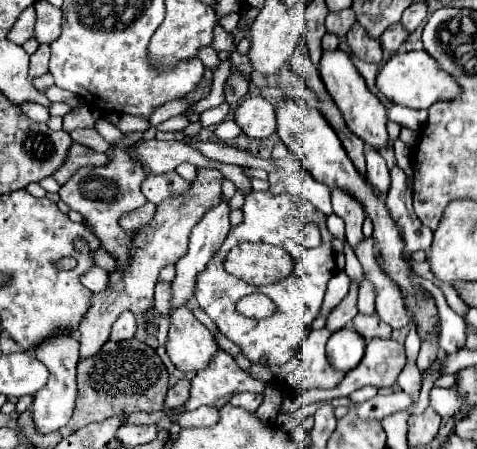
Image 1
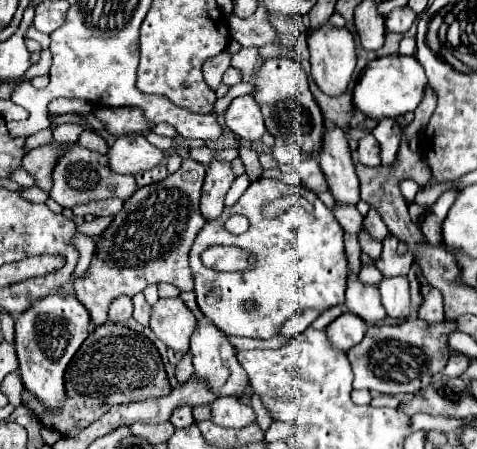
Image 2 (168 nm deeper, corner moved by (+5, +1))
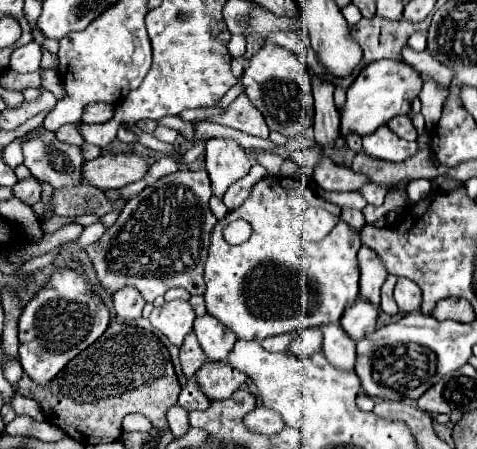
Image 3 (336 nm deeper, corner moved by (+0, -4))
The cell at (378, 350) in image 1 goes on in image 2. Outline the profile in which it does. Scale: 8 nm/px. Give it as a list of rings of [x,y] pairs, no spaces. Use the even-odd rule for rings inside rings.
[[[408,319],[402,325],[378,325],[370,327],[364,335],[364,339],[354,345],[346,355],[350,359],[352,371],[354,371],[354,389],[370,389],[386,395],[396,395],[396,393],[414,393],[424,387],[428,387],[430,377],[438,371],[444,369],[446,359],[440,355],[440,349],[448,343],[448,335],[456,331],[456,323],[440,323],[434,327],[426,327],[420,319]]]

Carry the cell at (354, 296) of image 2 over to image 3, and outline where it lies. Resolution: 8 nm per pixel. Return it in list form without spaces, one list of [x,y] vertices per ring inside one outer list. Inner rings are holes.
[[[365,244],[361,246],[359,250],[359,272],[361,272],[361,280],[359,280],[359,294],[367,300],[371,300],[373,304],[379,304],[381,298],[379,298],[379,292],[381,292],[381,286],[383,282],[387,280],[389,272],[387,268],[383,266],[381,258],[371,250],[367,248]]]

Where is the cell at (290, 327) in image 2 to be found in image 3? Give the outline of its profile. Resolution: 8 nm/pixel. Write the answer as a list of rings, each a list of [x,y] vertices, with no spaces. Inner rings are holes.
[[[283,334],[283,336],[271,336],[271,338],[265,338],[261,342],[261,346],[267,350],[267,352],[285,352],[287,350],[287,344],[291,340],[293,334]]]

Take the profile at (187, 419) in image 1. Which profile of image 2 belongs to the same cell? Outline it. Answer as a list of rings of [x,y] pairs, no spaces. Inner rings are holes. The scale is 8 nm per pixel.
[[[218,397],[210,403],[210,421],[222,427],[242,427],[256,421],[250,405],[240,403],[238,397]]]

